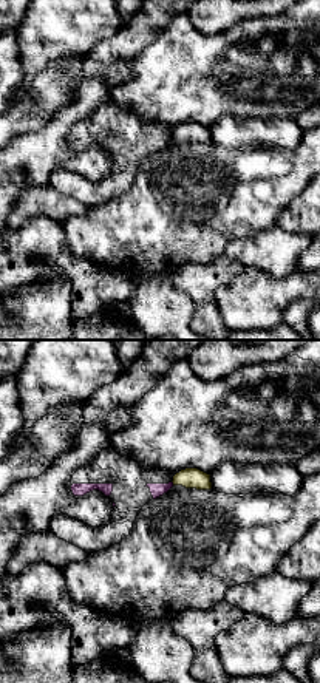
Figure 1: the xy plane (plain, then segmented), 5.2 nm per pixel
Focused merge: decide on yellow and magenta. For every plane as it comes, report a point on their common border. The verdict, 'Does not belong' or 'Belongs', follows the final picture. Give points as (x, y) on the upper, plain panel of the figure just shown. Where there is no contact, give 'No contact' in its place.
Touches yellow at (172, 135)

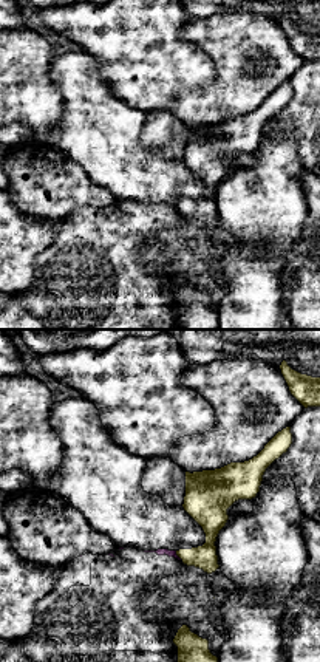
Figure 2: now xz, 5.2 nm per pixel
Touches yellow at (178, 209)

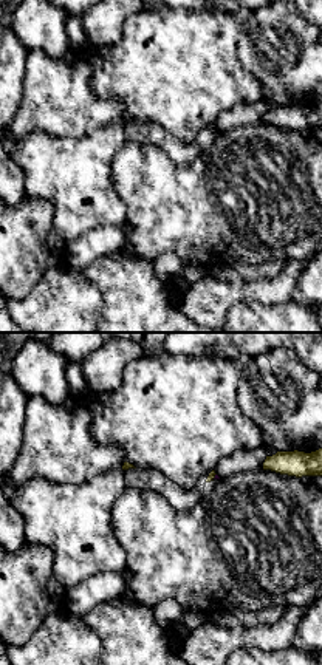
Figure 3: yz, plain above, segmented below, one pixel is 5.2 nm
Touches yellow at (214, 130)

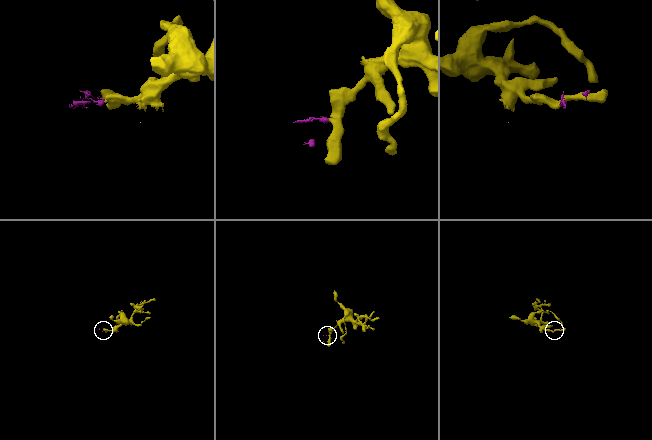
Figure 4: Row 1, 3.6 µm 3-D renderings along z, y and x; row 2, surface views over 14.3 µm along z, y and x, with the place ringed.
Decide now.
Does not belong

